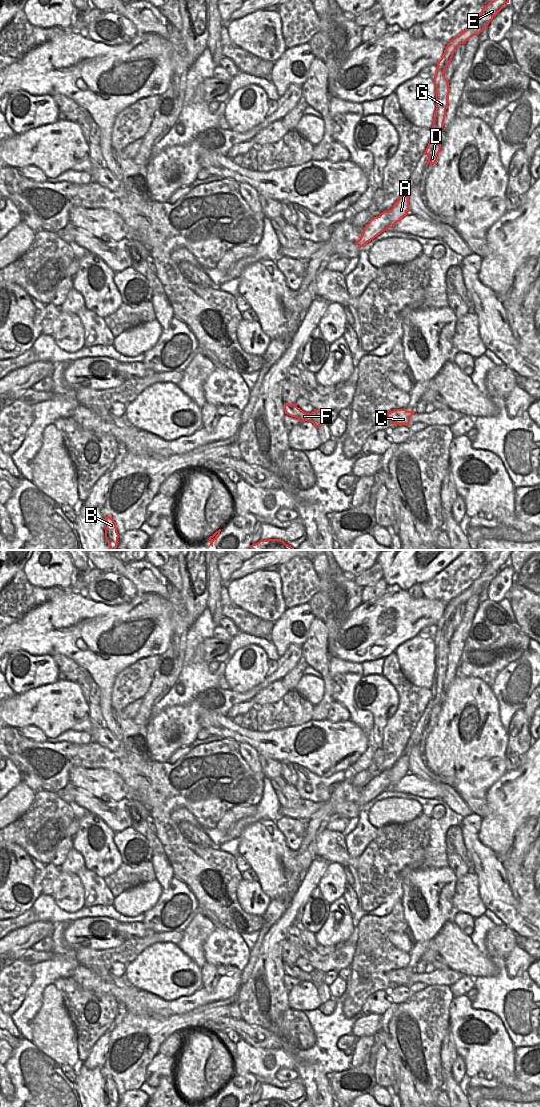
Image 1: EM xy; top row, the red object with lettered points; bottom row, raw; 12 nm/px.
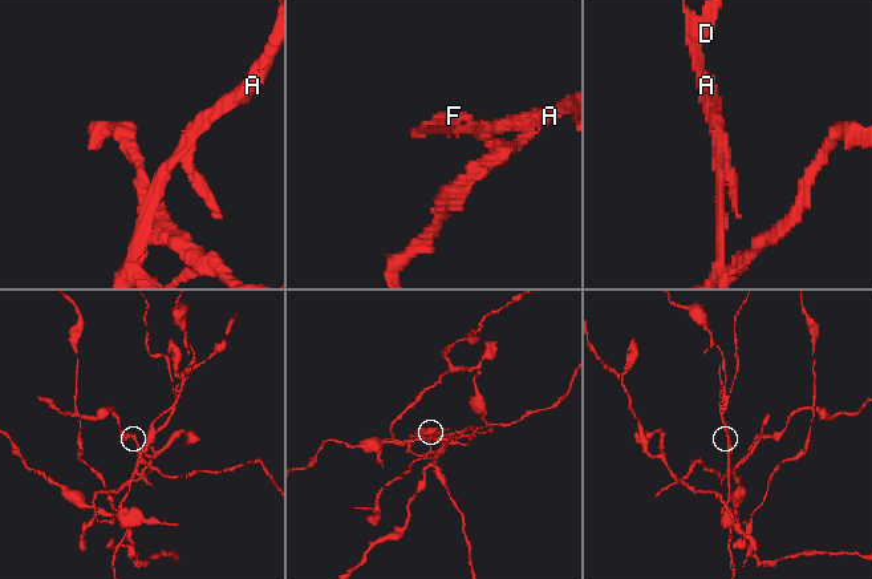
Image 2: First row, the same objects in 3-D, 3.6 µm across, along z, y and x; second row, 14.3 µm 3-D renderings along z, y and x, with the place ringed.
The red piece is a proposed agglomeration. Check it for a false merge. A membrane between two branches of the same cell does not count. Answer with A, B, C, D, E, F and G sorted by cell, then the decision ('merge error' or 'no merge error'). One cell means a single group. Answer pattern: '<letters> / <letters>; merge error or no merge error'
A B D E F G / C; merge error

